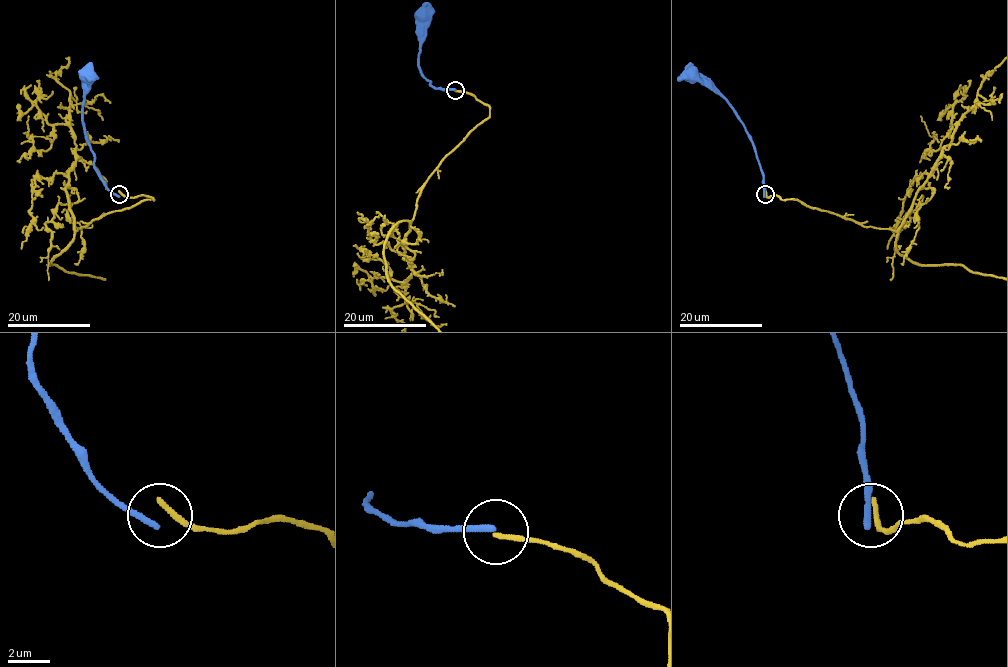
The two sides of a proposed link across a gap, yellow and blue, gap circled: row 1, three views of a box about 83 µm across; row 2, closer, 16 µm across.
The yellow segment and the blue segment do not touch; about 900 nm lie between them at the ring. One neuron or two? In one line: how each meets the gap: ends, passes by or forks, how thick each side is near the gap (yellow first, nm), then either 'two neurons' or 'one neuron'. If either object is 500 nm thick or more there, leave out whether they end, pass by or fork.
yellow ends; blue ends; calibres 320 and 360 nm; two neurons

